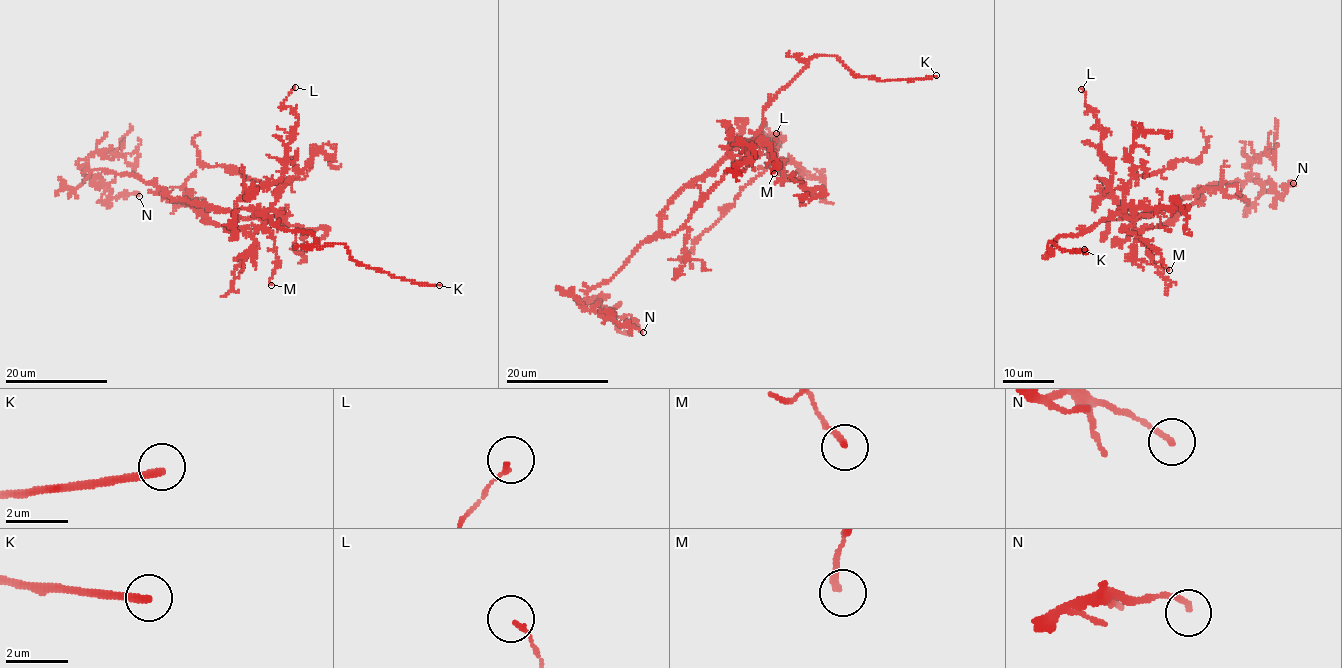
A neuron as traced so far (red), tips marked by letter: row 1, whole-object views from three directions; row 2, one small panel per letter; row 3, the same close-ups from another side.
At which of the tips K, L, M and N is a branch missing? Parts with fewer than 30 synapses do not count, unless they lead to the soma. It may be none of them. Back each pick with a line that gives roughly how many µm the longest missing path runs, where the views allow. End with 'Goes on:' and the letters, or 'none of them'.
K: Missing length about 30 µm
Goes on: K

